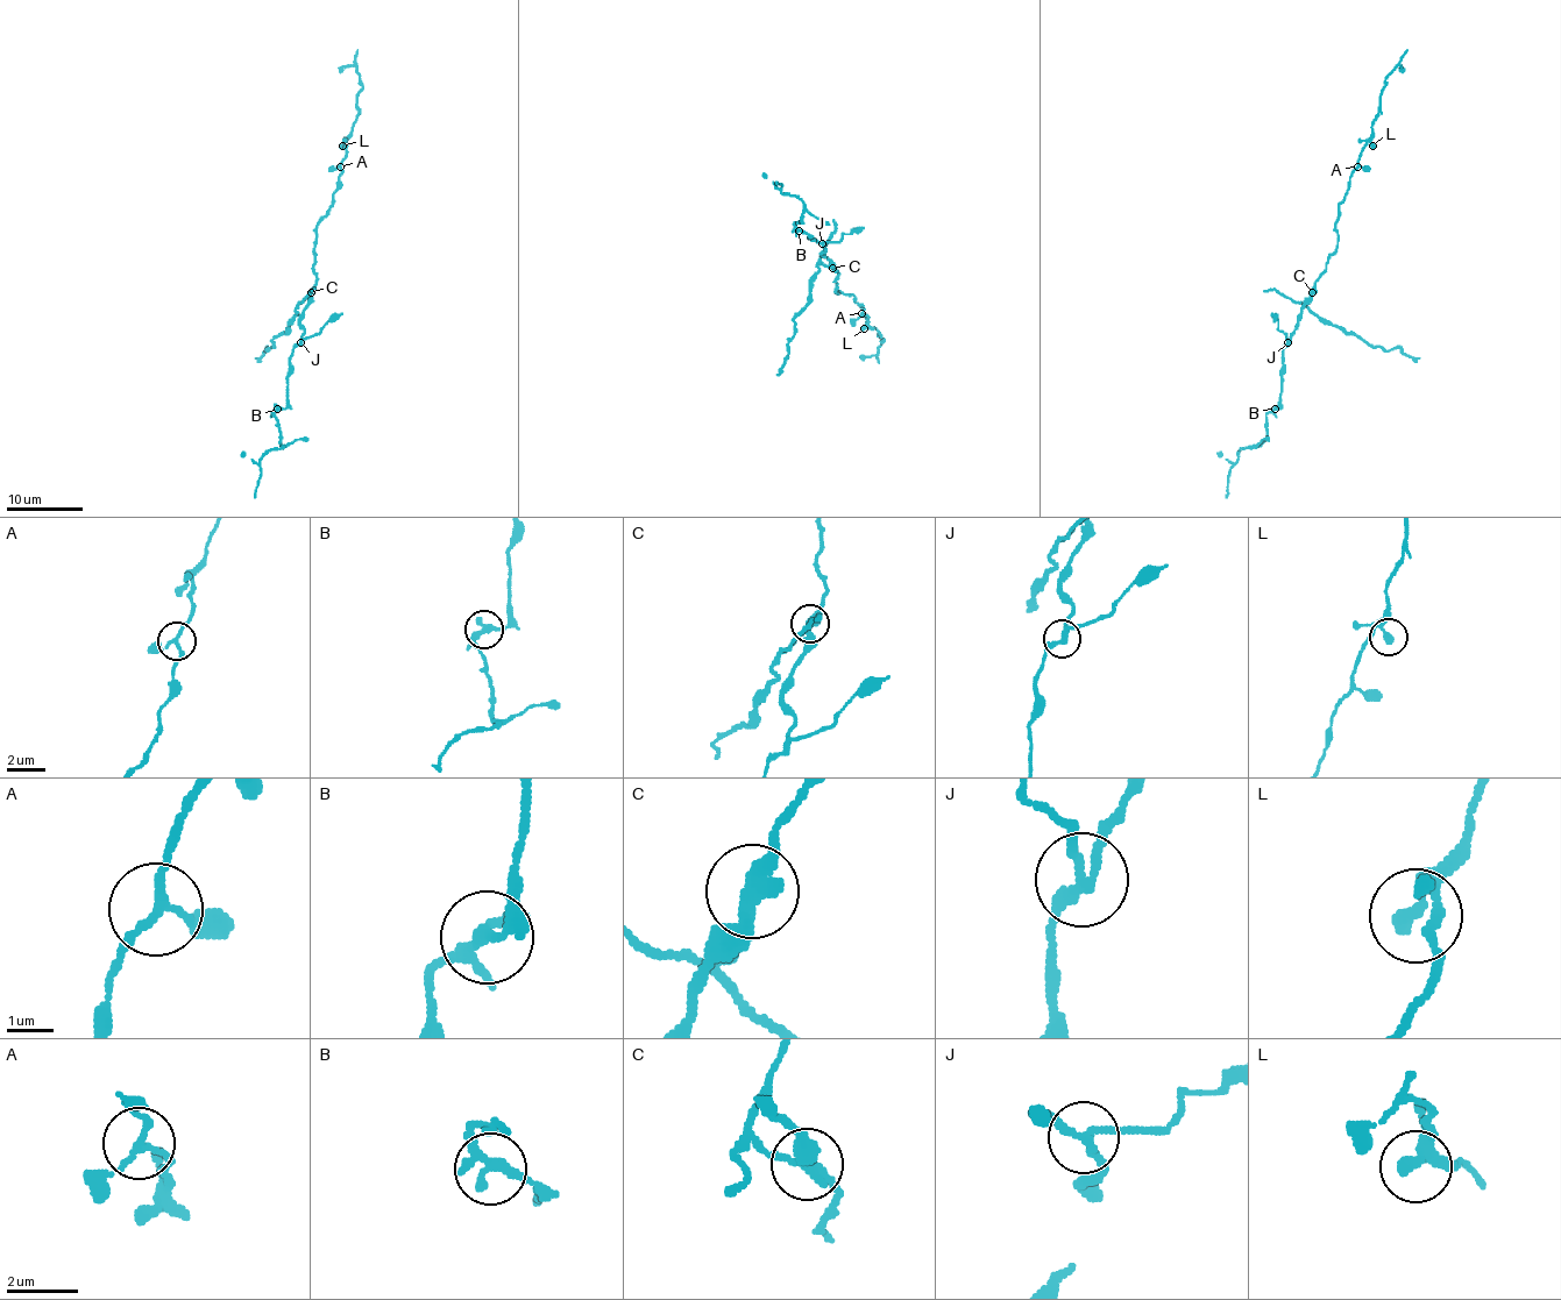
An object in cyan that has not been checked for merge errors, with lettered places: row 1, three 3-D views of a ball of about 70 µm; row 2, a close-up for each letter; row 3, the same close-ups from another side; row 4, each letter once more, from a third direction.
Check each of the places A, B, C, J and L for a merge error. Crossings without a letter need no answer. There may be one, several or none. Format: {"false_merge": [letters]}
{"false_merge": ["C", "J"]}

